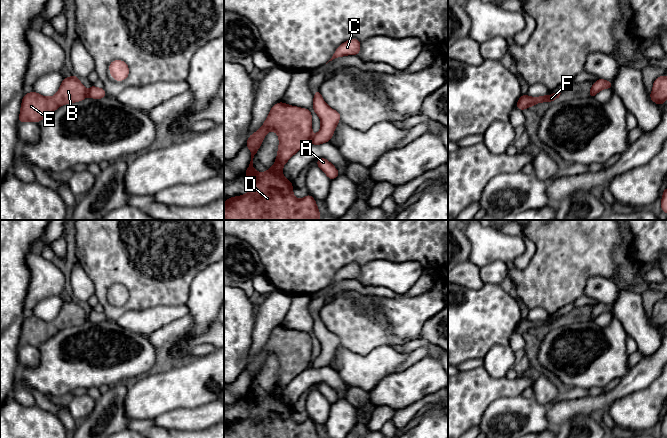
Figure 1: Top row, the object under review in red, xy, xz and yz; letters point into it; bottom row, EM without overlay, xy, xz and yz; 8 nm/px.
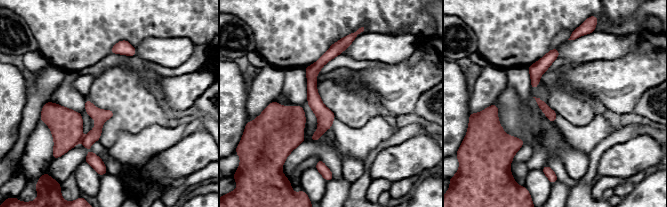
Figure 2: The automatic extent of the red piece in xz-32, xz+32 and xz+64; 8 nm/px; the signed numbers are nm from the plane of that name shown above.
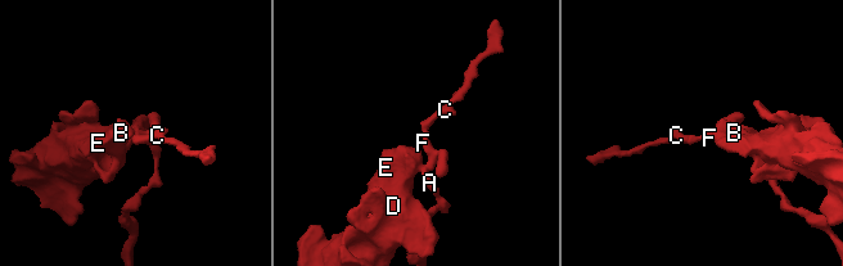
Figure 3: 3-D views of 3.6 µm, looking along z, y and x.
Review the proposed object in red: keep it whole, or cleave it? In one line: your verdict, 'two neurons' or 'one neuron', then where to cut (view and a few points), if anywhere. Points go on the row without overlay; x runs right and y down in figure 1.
two neurons | xz (313, 360), (310, 365)

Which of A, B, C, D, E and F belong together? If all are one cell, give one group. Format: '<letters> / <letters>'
A C F / B D E

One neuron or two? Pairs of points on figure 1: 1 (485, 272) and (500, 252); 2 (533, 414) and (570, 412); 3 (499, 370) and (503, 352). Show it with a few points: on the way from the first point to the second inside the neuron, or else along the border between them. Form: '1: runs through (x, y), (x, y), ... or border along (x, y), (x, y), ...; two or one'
1: border along (506, 262), (494, 260), (480, 268); two
2: border along (546, 407), (546, 417), (550, 427); two
3: runs through (499, 366), (499, 360), (502, 356); one

